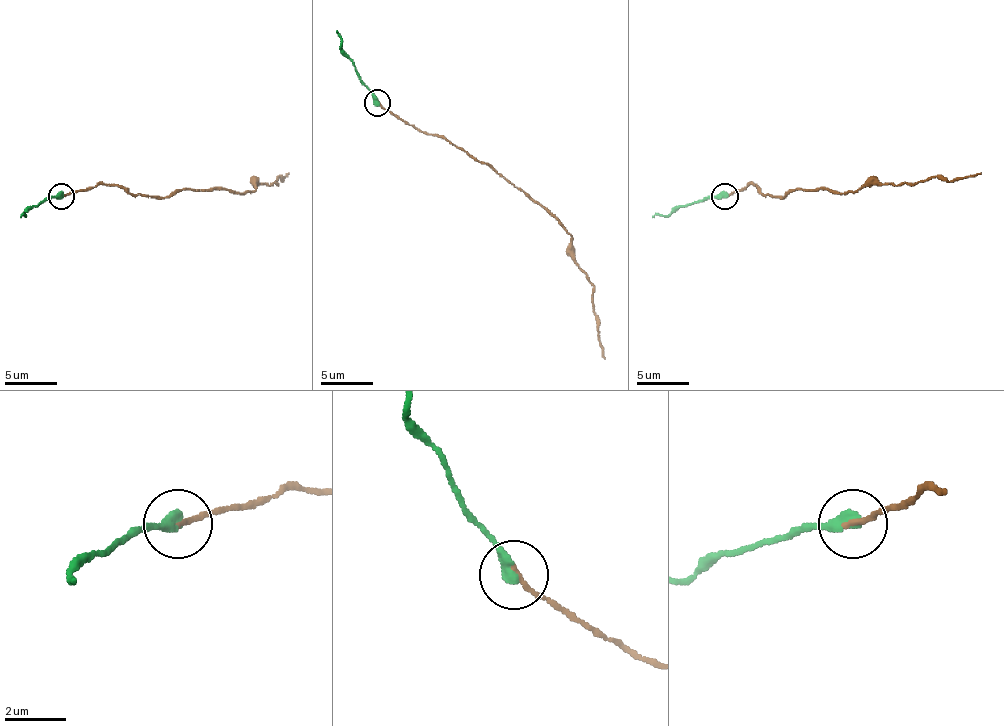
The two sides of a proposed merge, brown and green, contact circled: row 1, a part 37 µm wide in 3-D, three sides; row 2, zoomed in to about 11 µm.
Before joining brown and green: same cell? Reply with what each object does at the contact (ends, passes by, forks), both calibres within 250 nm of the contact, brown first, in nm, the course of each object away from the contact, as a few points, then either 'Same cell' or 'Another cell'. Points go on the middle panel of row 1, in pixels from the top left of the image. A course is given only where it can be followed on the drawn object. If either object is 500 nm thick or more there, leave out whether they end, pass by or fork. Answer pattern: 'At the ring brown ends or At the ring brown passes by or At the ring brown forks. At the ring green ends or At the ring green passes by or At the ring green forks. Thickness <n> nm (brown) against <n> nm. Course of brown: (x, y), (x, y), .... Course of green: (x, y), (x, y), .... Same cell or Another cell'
At the ring brown ends. At the ring green ends. Thickness 170 nm (brown) against 460 nm. Course of brown: (378, 102), (412, 126), (436, 133), (486, 162), (559, 223), (572, 238), (572, 259), (593, 288), (604, 359). Course of green: (378, 102), (362, 81), (336, 31). Same cell

